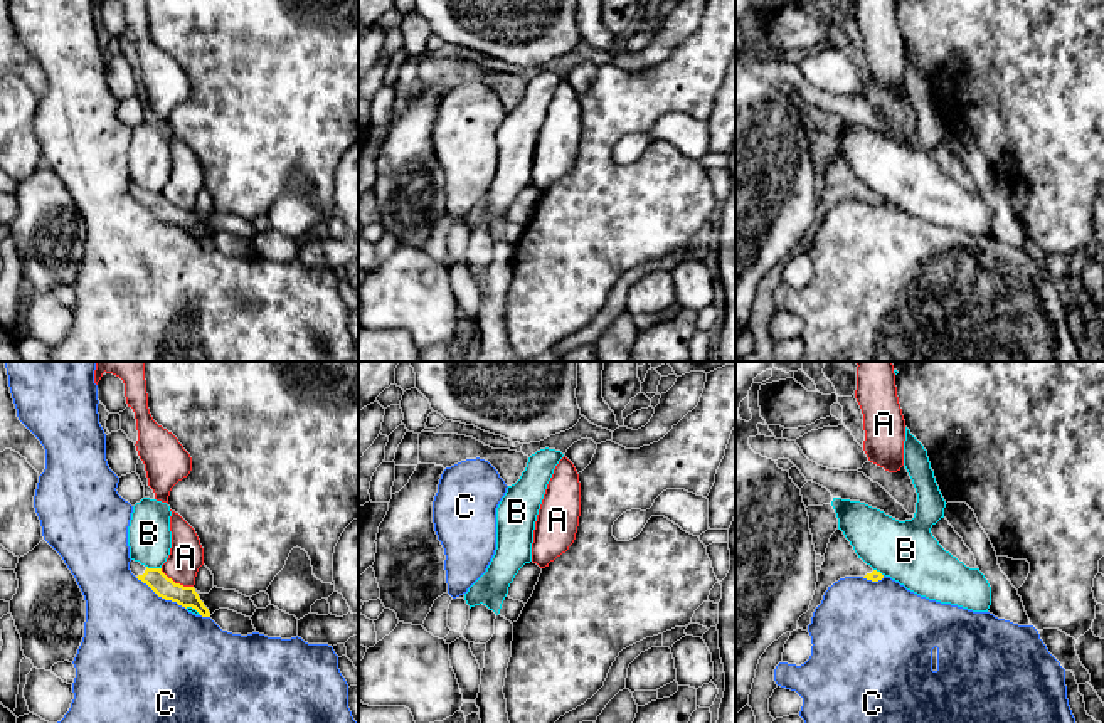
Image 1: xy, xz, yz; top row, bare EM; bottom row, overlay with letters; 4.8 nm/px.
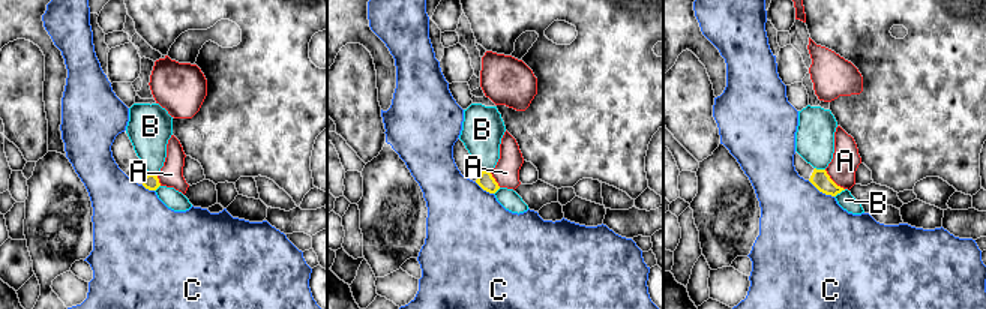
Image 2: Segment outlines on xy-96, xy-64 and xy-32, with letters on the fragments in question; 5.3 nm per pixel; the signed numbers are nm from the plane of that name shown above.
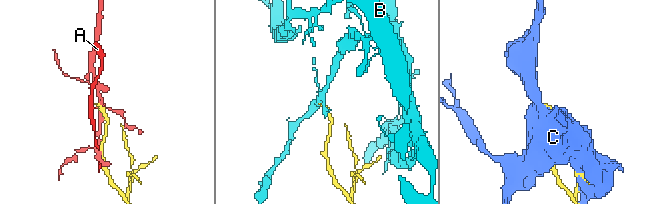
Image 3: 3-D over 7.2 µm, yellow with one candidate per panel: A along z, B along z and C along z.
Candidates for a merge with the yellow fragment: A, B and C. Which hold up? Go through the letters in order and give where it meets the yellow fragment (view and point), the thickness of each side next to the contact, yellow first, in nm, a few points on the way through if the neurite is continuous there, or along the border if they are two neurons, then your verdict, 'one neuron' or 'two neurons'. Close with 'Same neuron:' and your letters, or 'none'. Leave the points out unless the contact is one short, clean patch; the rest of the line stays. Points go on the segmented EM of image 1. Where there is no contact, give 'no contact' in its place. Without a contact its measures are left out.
A: xy (177, 584) | 100/160 nm | two neurons
B: xy (153, 569) | 100/200 nm | two neurons
C: xy (160, 596) | 100/480 nm | two neurons
Same neuron: none

